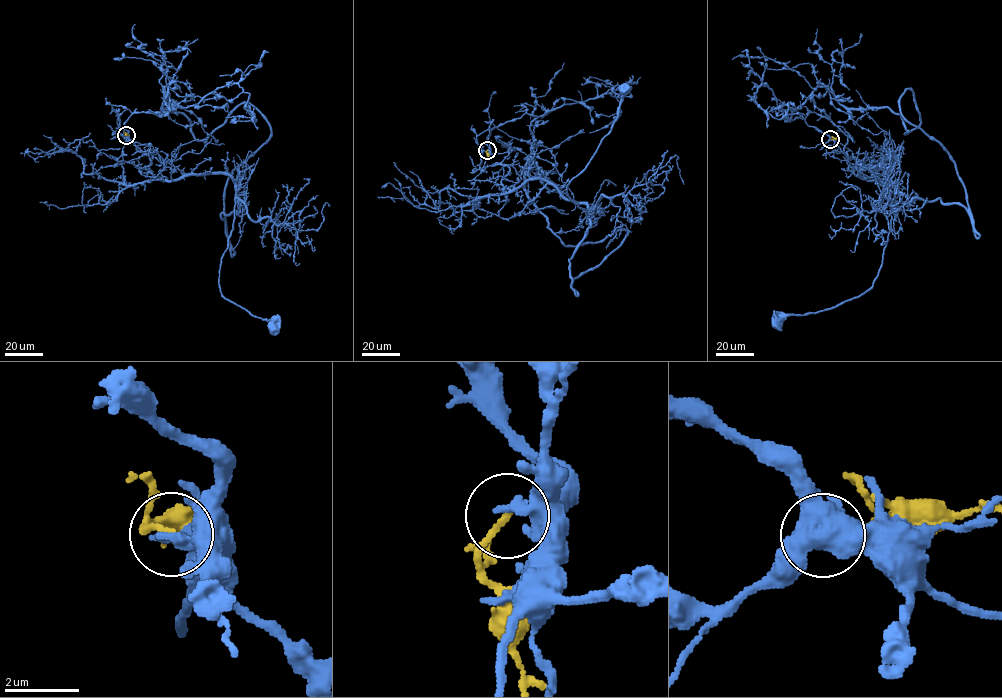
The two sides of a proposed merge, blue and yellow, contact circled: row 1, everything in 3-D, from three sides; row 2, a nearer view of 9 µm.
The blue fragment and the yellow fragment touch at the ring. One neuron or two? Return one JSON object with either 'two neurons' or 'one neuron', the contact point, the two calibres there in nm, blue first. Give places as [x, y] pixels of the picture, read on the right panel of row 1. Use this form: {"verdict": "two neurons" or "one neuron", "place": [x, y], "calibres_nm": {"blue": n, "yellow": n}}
{"verdict": "two neurons", "place": [830, 139], "calibres_nm": {"blue": 400, "yellow": 150}}

